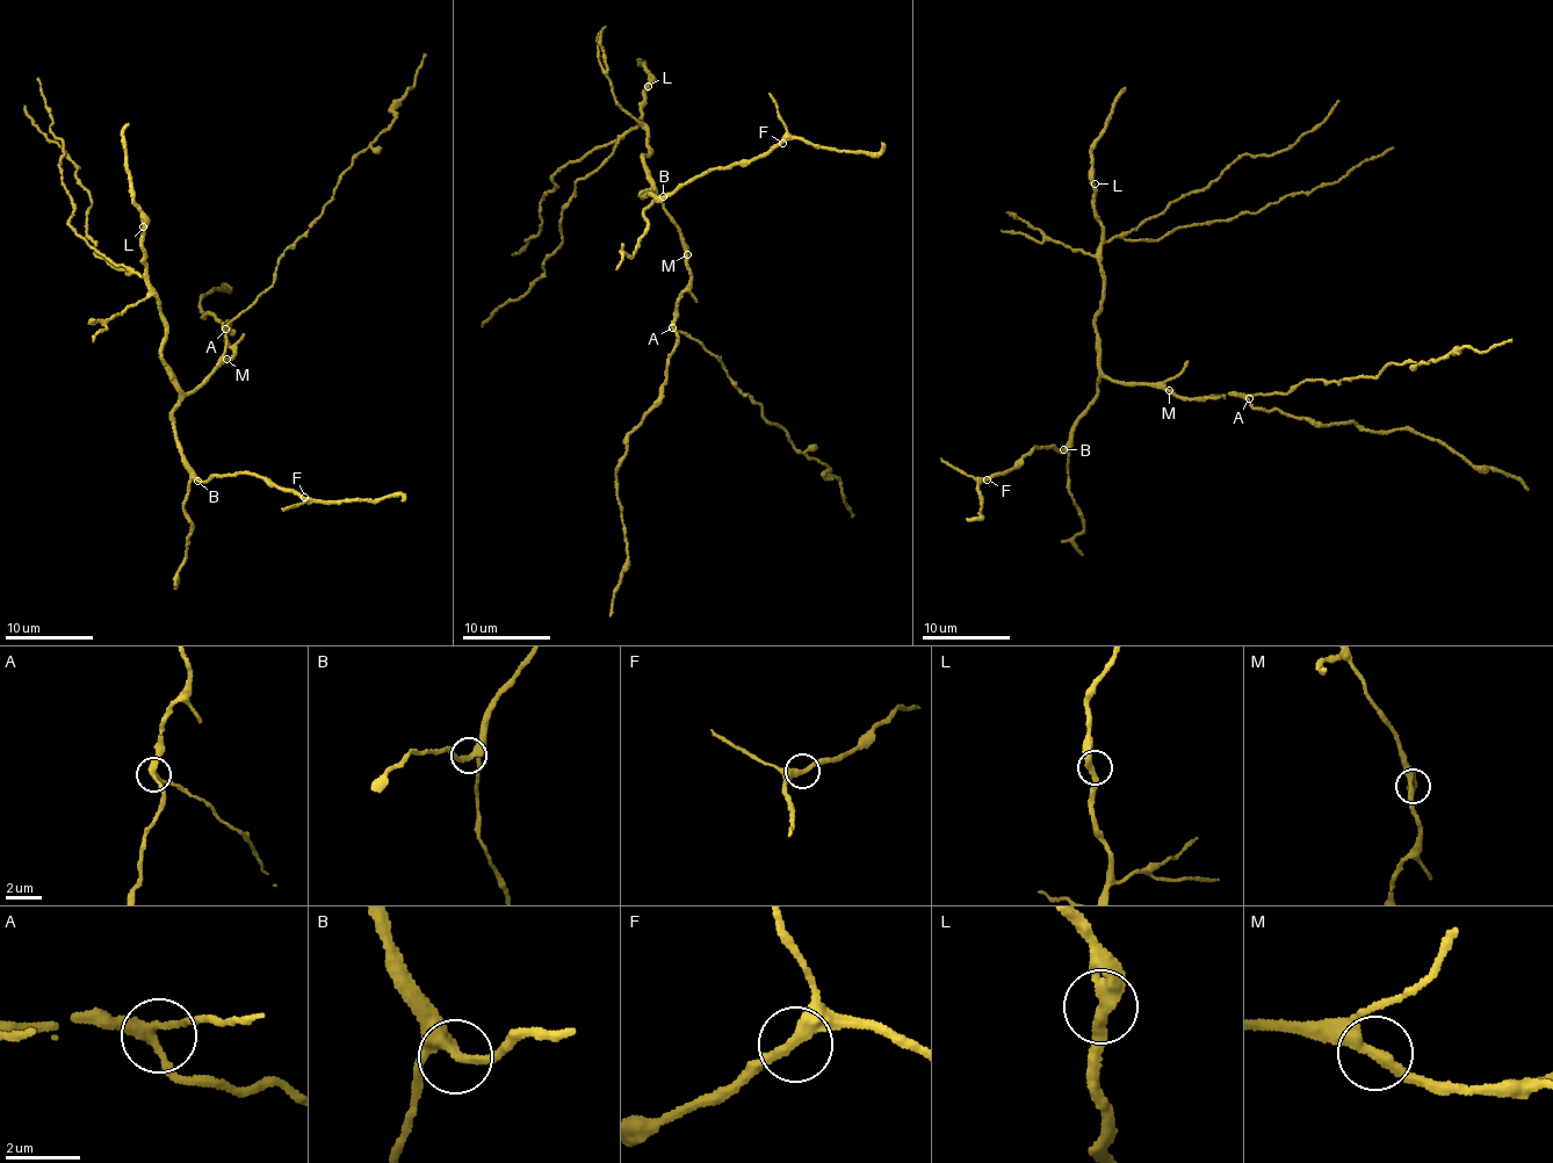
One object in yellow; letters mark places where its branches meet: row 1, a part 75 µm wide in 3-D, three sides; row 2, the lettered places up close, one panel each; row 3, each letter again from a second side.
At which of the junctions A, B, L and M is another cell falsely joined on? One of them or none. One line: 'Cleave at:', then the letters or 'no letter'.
Cleave at: no letter

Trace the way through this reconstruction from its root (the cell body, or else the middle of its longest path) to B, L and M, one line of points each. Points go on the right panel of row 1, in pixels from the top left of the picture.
B: (1129, 384), (1100, 377), (1095, 403), (1077, 421), (1071, 440), (1063, 449)
L: (1129, 384), (1110, 380), (1100, 366), (1093, 319), (1103, 298), (1104, 269), (1102, 224), (1092, 203), (1095, 183)
M: (1129, 384), (1169, 390)

